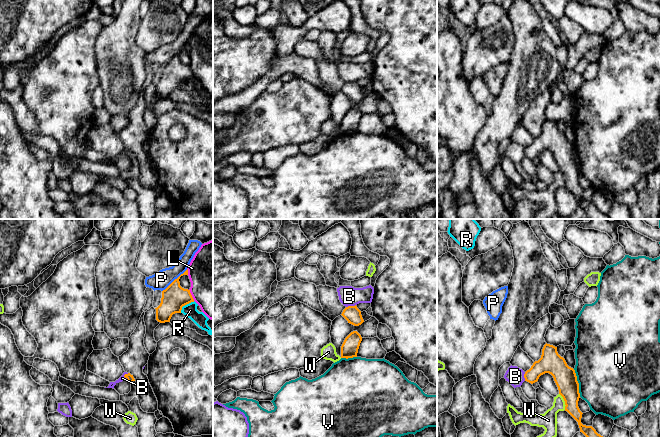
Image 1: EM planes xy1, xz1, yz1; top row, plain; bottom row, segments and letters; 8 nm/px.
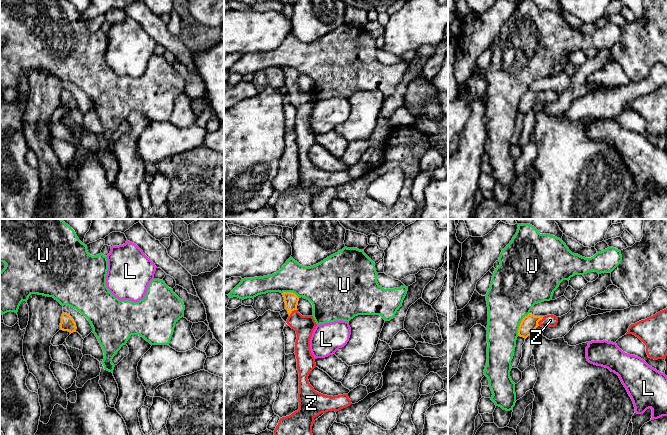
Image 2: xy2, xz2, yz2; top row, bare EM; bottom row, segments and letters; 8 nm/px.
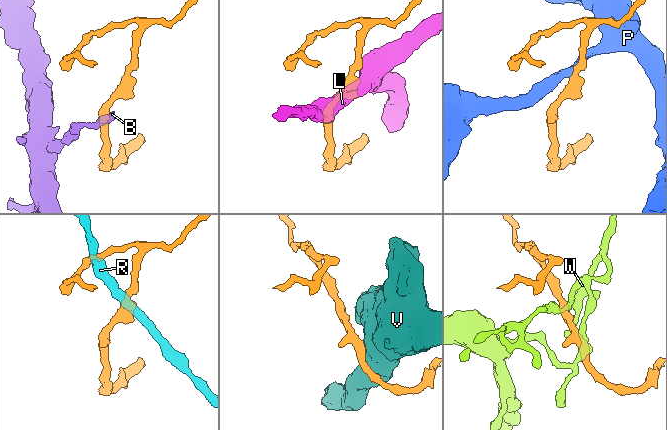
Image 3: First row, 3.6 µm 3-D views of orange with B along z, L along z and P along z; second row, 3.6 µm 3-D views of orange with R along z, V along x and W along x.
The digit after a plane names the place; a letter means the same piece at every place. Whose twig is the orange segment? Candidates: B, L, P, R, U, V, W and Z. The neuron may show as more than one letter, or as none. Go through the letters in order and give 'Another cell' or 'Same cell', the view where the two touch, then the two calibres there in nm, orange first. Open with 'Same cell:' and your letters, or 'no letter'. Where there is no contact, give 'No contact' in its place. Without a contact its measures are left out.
Same cell: Z
B: Another cell. Touches orange in xy1. Thickness 60 nm (orange) against 50 nm
L: Another cell. Touches orange in xy1. Thickness 200 nm (orange) against 380 nm
P: Another cell. Touches orange in xy1. Thickness 200 nm (orange) against 150 nm
R: Another cell. Touches orange in xy1. Thickness 200 nm (orange) against 110 nm
U: Another cell. Touches orange in yz2. Thickness 140 nm (orange) against 380 nm
V: Another cell. Touches orange in yz1. Thickness 180 nm (orange) against 500 nm
W: Another cell. Touches orange in yz1. Thickness 180 nm (orange) against 140 nm
Z: Same cell. Touches orange in yz2. Thickness 140 nm (orange) against 100 nm

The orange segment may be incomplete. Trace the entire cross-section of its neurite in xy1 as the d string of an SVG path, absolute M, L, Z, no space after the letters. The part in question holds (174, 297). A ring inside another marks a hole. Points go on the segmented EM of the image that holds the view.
M188 269L162 291L161 303L155 308L158 322L170 322L173 314L181 313L183 306L194 302L190 290L180 286L179 279L183 275L188 275Z

